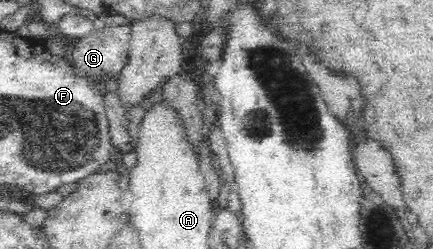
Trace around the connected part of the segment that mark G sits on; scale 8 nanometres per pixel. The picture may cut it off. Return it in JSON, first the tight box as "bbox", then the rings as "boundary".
{"bbox":[63,26,131,85],"boundary":[[[107,26],[103,30],[94,29],[88,36],[79,38],[71,44],[71,48],[64,52],[63,60],[68,62],[75,77],[92,80],[96,85],[107,79],[117,79],[125,68],[130,54],[131,26]]]}

